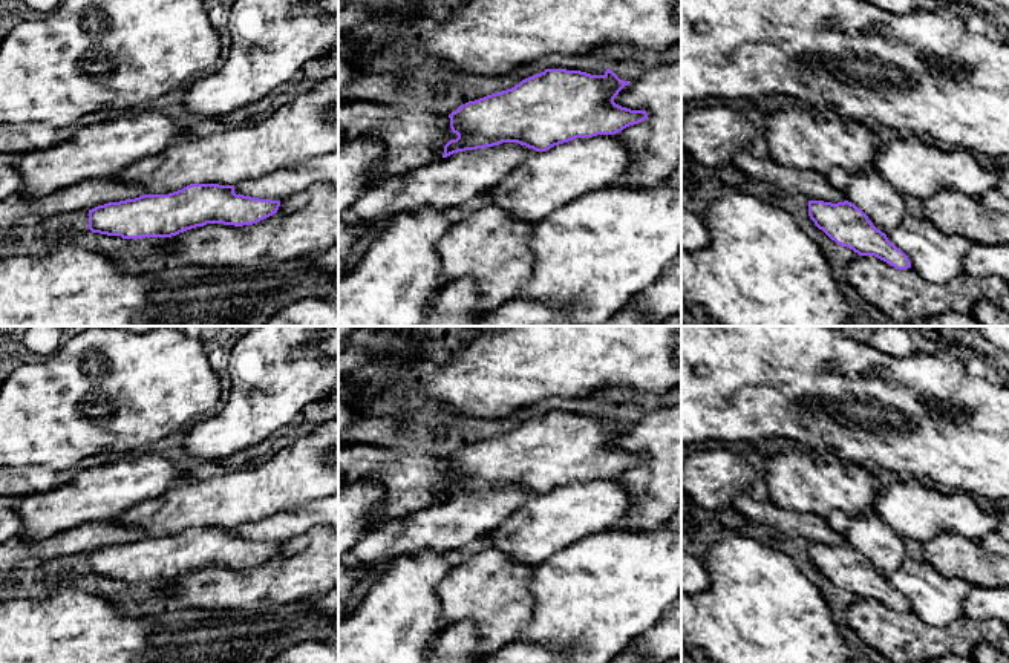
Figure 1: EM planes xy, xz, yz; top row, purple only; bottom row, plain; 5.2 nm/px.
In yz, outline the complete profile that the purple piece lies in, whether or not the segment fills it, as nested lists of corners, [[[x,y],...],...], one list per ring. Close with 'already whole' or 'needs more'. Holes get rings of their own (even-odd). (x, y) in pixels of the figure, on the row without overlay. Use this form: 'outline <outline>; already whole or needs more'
outline [[[808,544],[808,559],[838,588],[859,599],[874,599],[896,612],[911,611],[908,599],[891,586],[854,547]]]; already whole

